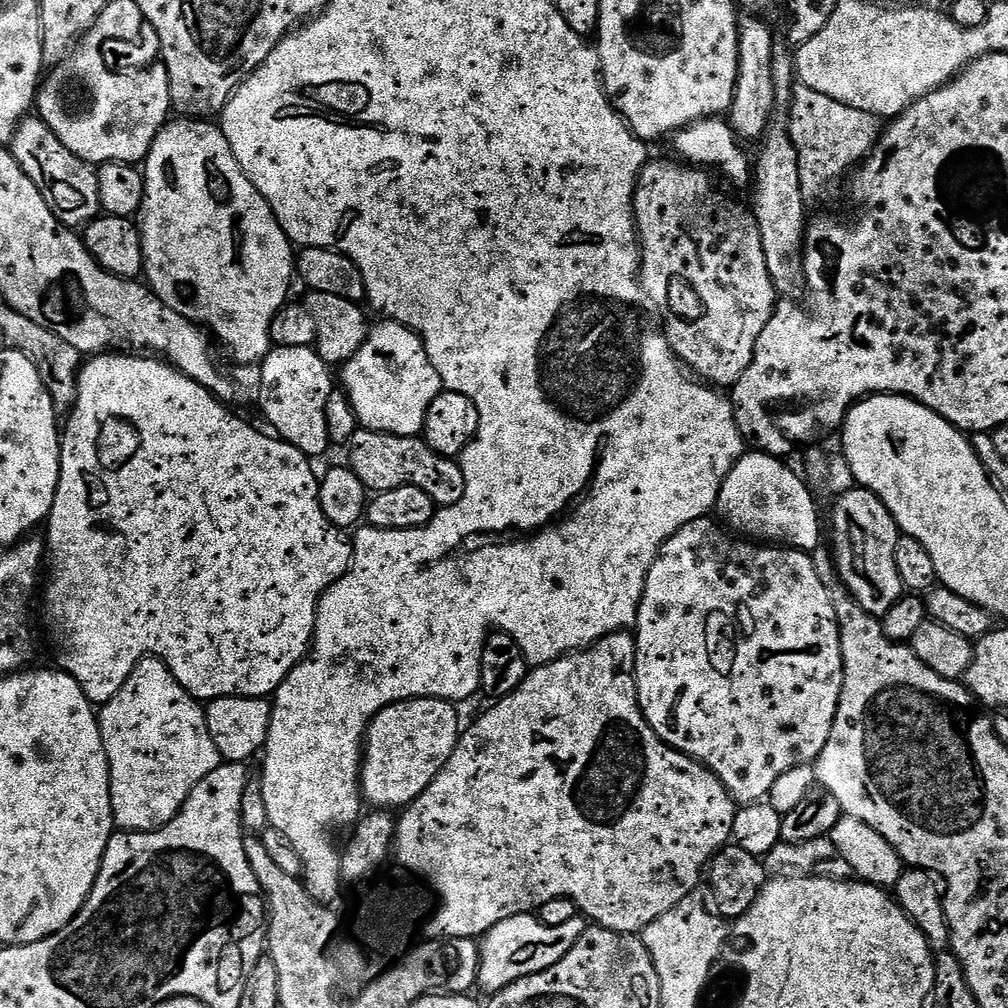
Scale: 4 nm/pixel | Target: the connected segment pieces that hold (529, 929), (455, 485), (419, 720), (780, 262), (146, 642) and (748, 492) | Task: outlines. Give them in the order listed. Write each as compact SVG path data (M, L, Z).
M532 914L511 916L498 922L498 926L485 933L478 944L479 987L484 987L488 994L495 994L516 980L533 976L535 972L554 966L572 949L585 927L585 921L579 915L570 918L570 922L562 922L562 926L546 926Z
M358 430L347 445L347 463L352 472L373 493L394 490L398 486L418 486L430 494L437 506L456 504L466 494L466 478L453 457L439 456L423 439L414 436L392 436L388 432Z
M425 696L388 704L373 716L360 765L360 790L367 803L369 800L379 809L400 810L428 789L460 741L462 723L456 708L453 701Z
M779 118L769 123L760 146L760 157L755 157L754 160L754 180L757 180L754 215L762 234L762 246L772 285L781 297L792 298L788 296L805 287L802 249L806 235L806 219L804 220L806 197L799 178L798 151L791 141L787 123L783 119L780 121Z
M96 354L79 371L75 407L72 408L70 415L67 417L68 425L65 423L62 428L62 439L60 441L60 481L58 482L58 490L54 498L52 513L48 515L46 521L46 529L48 528L46 552L50 557L50 564L52 560L53 586L56 588L80 588L81 594L84 595L84 600L80 596L52 596L48 600L48 612L52 615L53 622L60 627L61 632L61 636L56 640L56 648L60 653L57 654L57 661L55 660L55 663L63 671L69 672L83 686L85 694L87 694L93 705L102 706L107 700L114 698L114 694L118 694L118 690L122 690L126 678L135 670L138 661L143 660L147 655L155 656L157 660L163 660L164 665L171 670L177 682L191 696L195 696L201 702L216 700L219 696L271 697L281 681L288 676L288 671L298 661L308 655L308 649L312 642L312 631L316 629L316 606L319 604L321 596L328 591L328 587L331 584L335 584L345 572L349 571L352 562L352 540L349 537L344 537L347 535L341 529L333 526L326 518L326 514L322 514L320 481L318 479L318 472L312 469L313 461L305 456L302 450L298 450L292 444L288 444L279 438L273 438L271 435L268 435L269 437L263 436L258 429L251 428L246 421L239 420L236 416L231 416L227 411L231 412L226 407L224 401L220 400L214 393L206 390L198 382L190 379L186 373L172 367L171 364L160 358L149 358L144 354Z
M759 450L741 456L722 482L715 511L720 512L719 519L741 537L775 542L812 554L820 544L820 512L812 497L813 489L803 479L800 481L784 464L787 463L783 459Z

